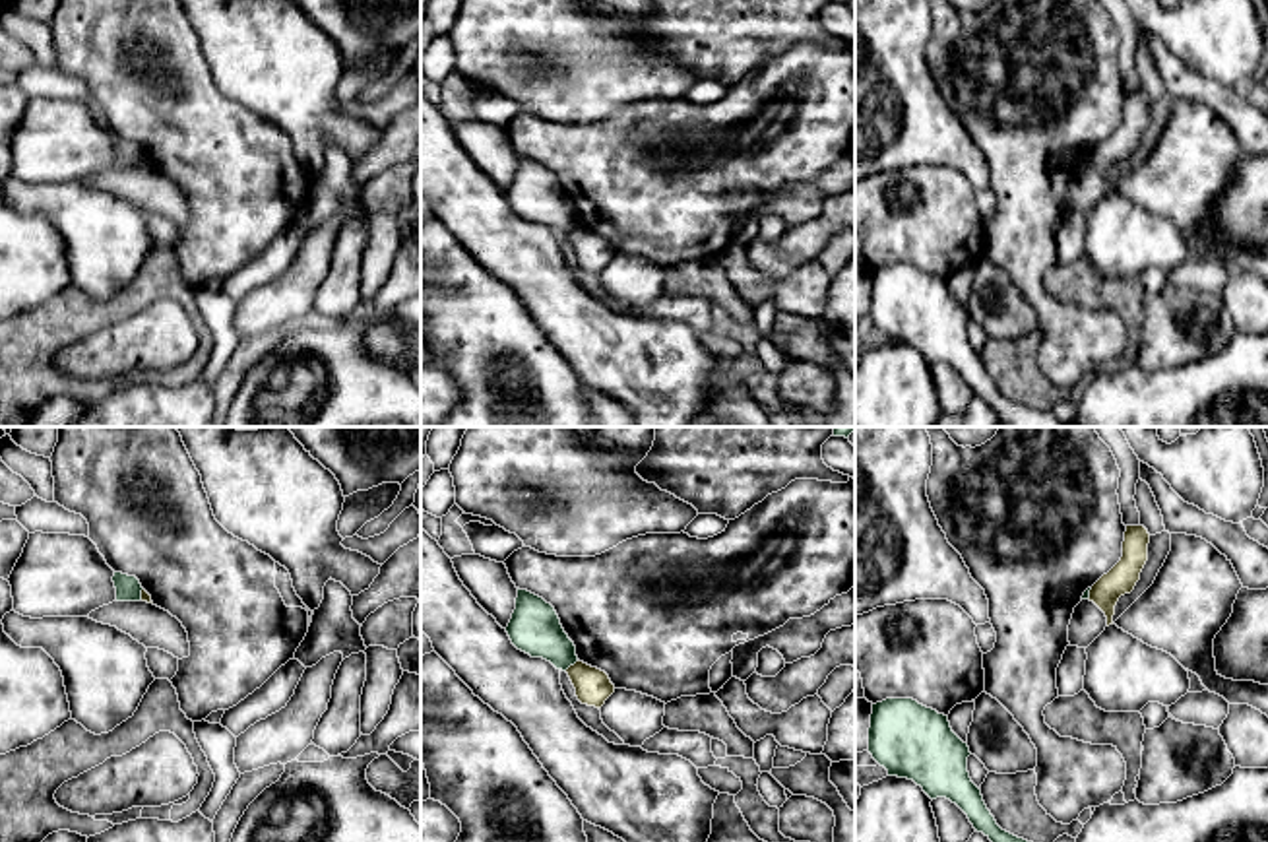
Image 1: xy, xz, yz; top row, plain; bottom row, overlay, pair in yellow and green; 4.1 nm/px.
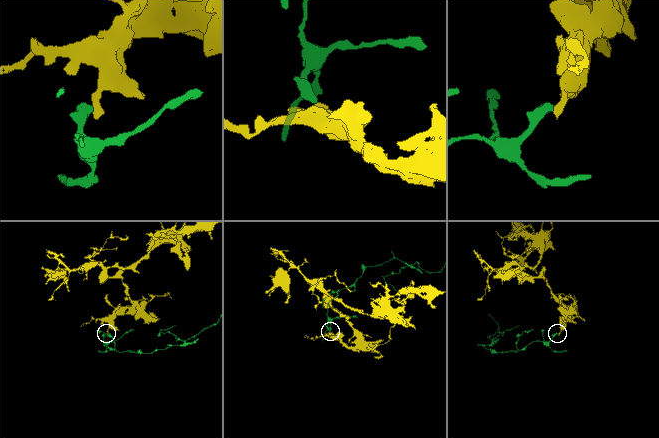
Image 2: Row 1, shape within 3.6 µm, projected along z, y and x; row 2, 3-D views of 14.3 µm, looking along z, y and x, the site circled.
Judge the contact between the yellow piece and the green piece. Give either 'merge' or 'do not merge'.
do not merge

